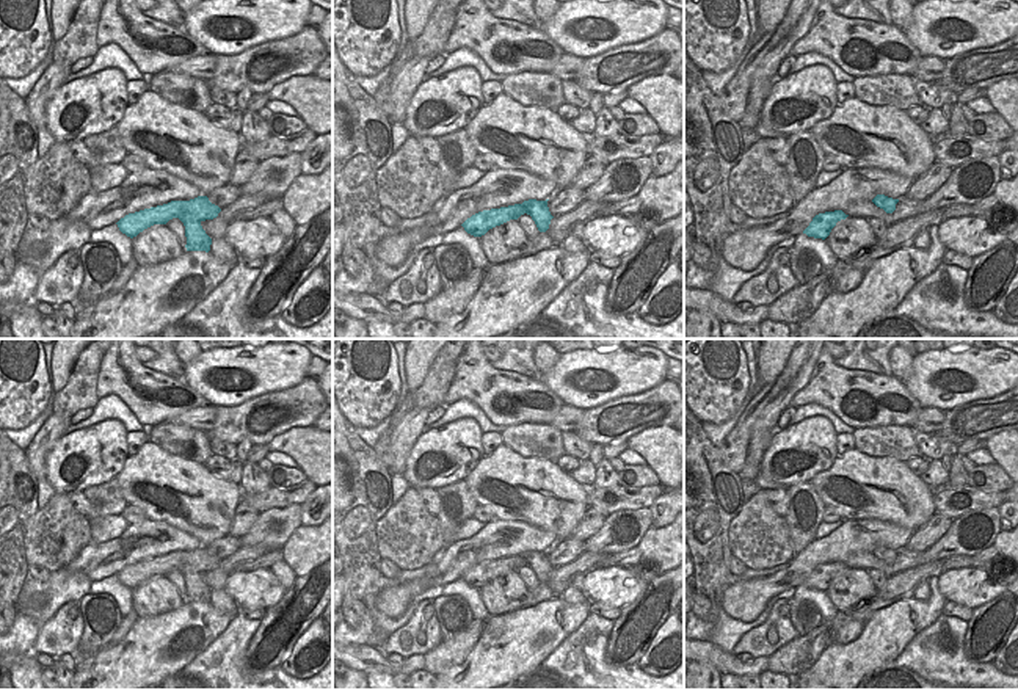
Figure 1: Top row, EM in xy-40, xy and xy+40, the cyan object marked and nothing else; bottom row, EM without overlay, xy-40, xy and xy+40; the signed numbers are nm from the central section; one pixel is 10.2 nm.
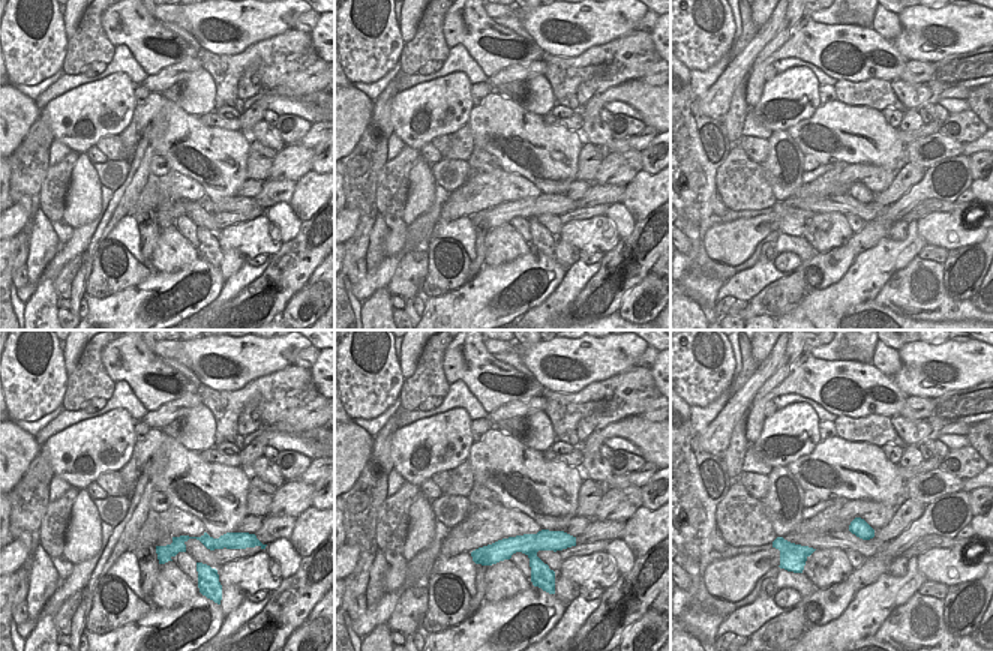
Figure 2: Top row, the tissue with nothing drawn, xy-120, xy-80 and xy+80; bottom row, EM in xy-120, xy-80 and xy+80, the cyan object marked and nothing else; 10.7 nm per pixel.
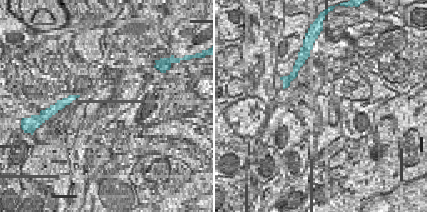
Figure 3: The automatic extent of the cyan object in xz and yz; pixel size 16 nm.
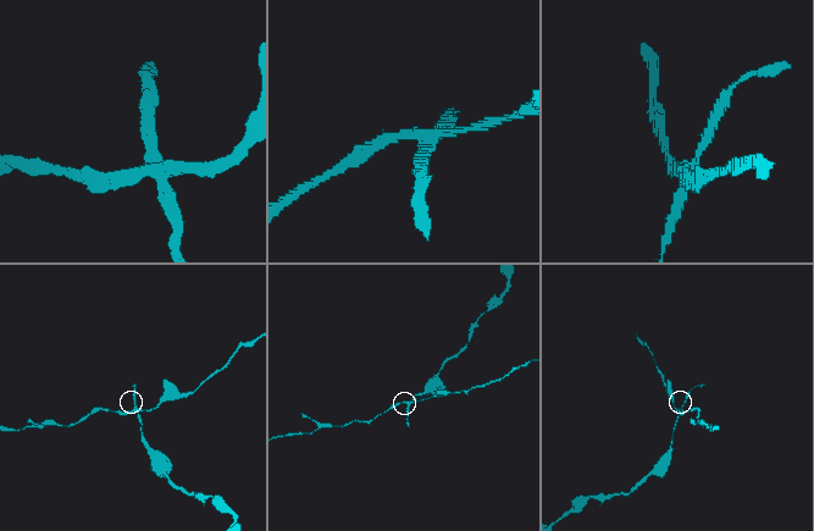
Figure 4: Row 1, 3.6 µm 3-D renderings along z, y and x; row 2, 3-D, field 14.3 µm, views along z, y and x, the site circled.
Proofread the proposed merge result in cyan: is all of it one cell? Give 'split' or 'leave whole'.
split

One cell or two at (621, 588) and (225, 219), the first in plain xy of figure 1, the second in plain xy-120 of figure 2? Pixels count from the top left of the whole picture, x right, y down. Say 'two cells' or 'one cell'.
two cells

